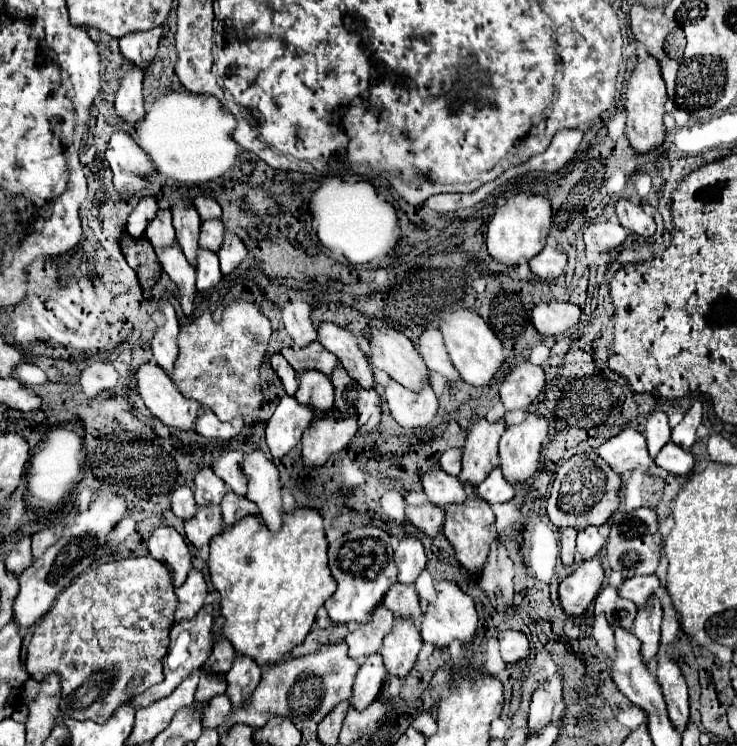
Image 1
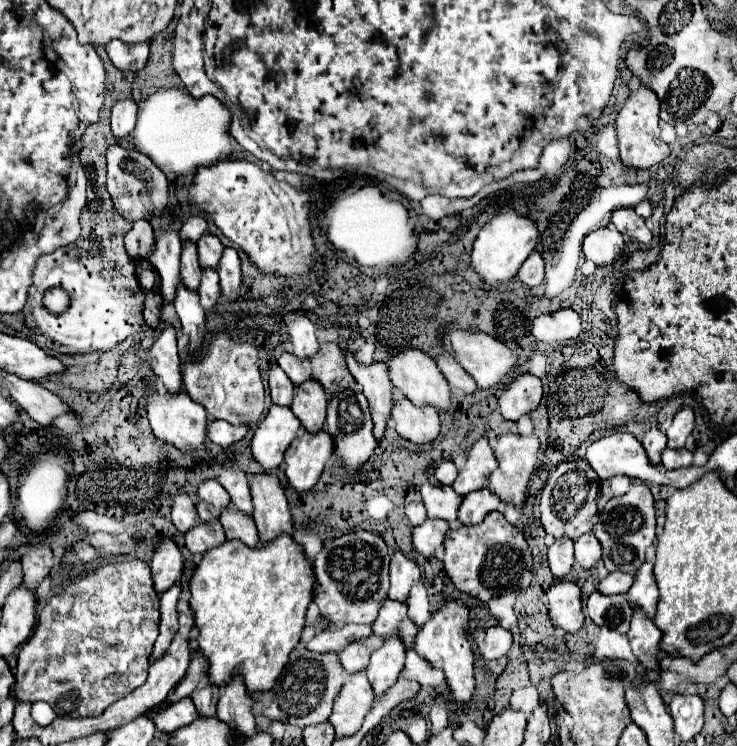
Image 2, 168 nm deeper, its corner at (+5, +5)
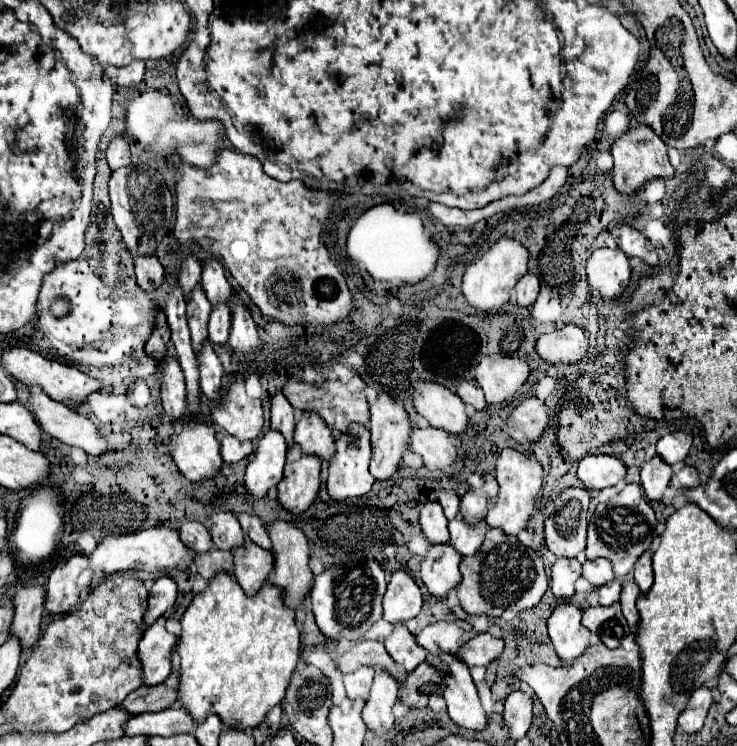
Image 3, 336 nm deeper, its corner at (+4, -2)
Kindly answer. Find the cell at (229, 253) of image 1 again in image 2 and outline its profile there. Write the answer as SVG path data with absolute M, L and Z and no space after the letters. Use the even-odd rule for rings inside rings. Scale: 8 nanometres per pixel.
M223 250L221 262L219 262L219 278L221 278L221 292L229 302L241 300L241 264L235 250Z

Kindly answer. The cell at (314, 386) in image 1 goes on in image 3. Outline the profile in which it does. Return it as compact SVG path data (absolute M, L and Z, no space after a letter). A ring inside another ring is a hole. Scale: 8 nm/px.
M302 411L296 429L294 429L294 441L302 447L302 453L314 453L320 459L330 459L334 451L334 439L330 427L320 419L320 415L314 415L314 411Z

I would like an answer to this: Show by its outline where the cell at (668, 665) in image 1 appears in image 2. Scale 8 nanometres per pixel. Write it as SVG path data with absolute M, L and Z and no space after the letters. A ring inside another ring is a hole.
M633 612L631 620L631 630L627 632L633 654L637 660L651 670L653 674L657 672L657 658L653 652L659 652L659 642L661 642L661 630L653 624L649 616L643 616L643 612Z

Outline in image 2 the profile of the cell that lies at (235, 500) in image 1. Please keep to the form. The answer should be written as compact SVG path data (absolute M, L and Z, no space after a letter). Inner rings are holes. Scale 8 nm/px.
M233 506L225 508L221 514L221 524L223 524L227 540L241 540L247 546L259 544L259 534L257 534L257 526L253 518L239 512L237 508Z

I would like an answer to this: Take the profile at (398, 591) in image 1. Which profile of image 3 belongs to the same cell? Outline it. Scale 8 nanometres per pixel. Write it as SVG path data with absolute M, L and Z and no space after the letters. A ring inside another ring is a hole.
M402 623L394 625L392 635L384 639L384 647L390 653L390 657L408 673L414 671L428 655L428 651L416 643L414 635Z

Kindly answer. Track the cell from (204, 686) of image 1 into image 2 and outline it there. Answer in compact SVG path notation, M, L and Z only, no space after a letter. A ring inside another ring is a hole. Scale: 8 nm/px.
M207 684L203 688L197 688L191 694L191 700L193 700L201 718L213 718L215 716L215 706L217 706L217 700L219 700L219 688L211 686L211 684Z

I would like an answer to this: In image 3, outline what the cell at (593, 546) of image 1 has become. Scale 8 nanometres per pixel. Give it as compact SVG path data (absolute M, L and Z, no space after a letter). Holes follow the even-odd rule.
M586 559L584 565L582 565L582 575L594 585L594 587L602 587L604 583L616 579L616 575L612 573L612 567L608 563L608 559Z

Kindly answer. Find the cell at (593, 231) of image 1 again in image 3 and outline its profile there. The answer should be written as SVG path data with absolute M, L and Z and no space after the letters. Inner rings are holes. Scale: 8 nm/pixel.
M618 247L594 249L586 263L590 287L598 289L604 297L618 297L630 281L630 261Z

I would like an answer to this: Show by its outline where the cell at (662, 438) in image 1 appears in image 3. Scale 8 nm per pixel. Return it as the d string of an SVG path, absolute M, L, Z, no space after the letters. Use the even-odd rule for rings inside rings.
M654 455L646 463L642 463L640 477L642 477L642 489L646 497L650 501L660 501L670 483L672 469L668 463L664 463L664 459L660 459L660 455Z

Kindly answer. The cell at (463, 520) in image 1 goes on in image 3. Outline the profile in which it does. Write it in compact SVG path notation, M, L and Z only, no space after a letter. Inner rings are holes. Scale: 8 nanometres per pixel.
M488 529L482 547L460 561L462 581L456 585L456 595L466 613L500 617L506 609L524 611L540 603L548 589L542 559L530 547L522 545L516 537L500 529Z

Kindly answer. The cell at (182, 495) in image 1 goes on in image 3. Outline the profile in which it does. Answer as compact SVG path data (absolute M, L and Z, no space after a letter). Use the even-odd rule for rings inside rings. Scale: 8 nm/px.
M186 519L178 529L178 533L180 533L180 541L196 553L204 553L212 547L212 537L208 535L208 529L200 521Z

